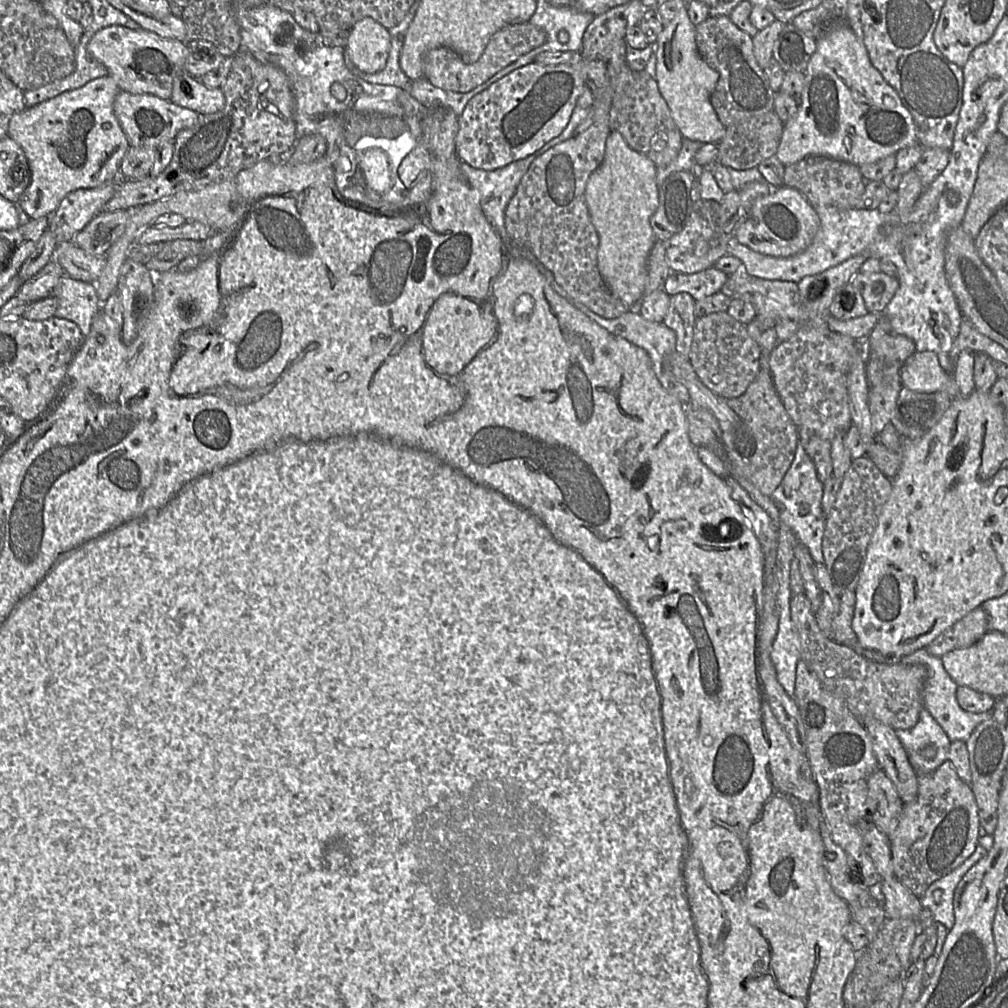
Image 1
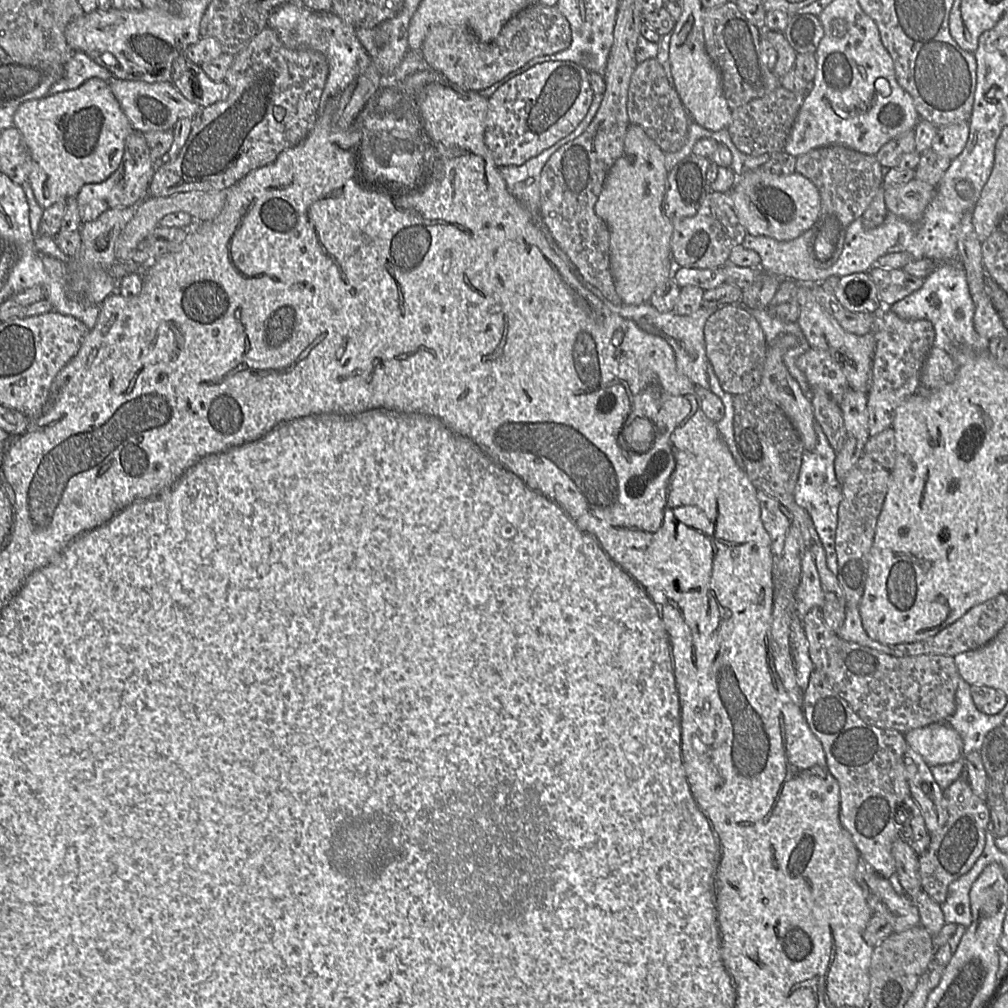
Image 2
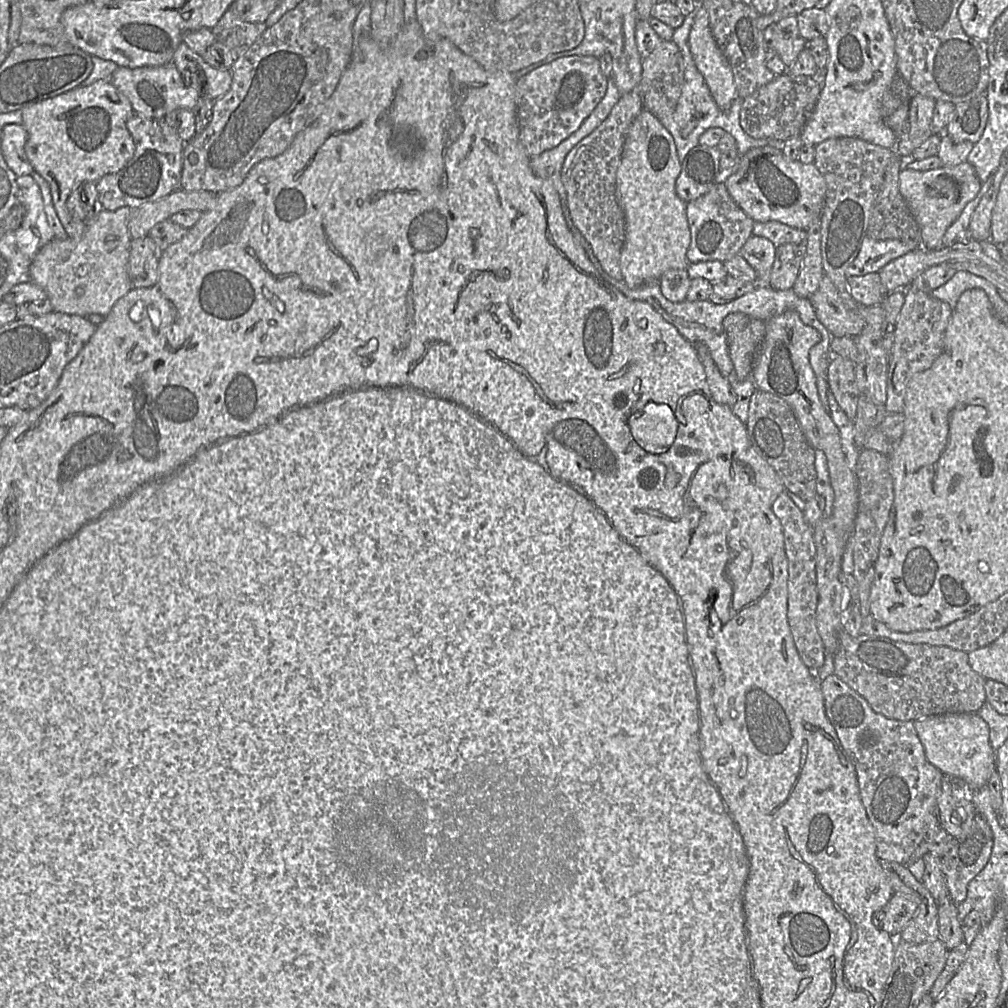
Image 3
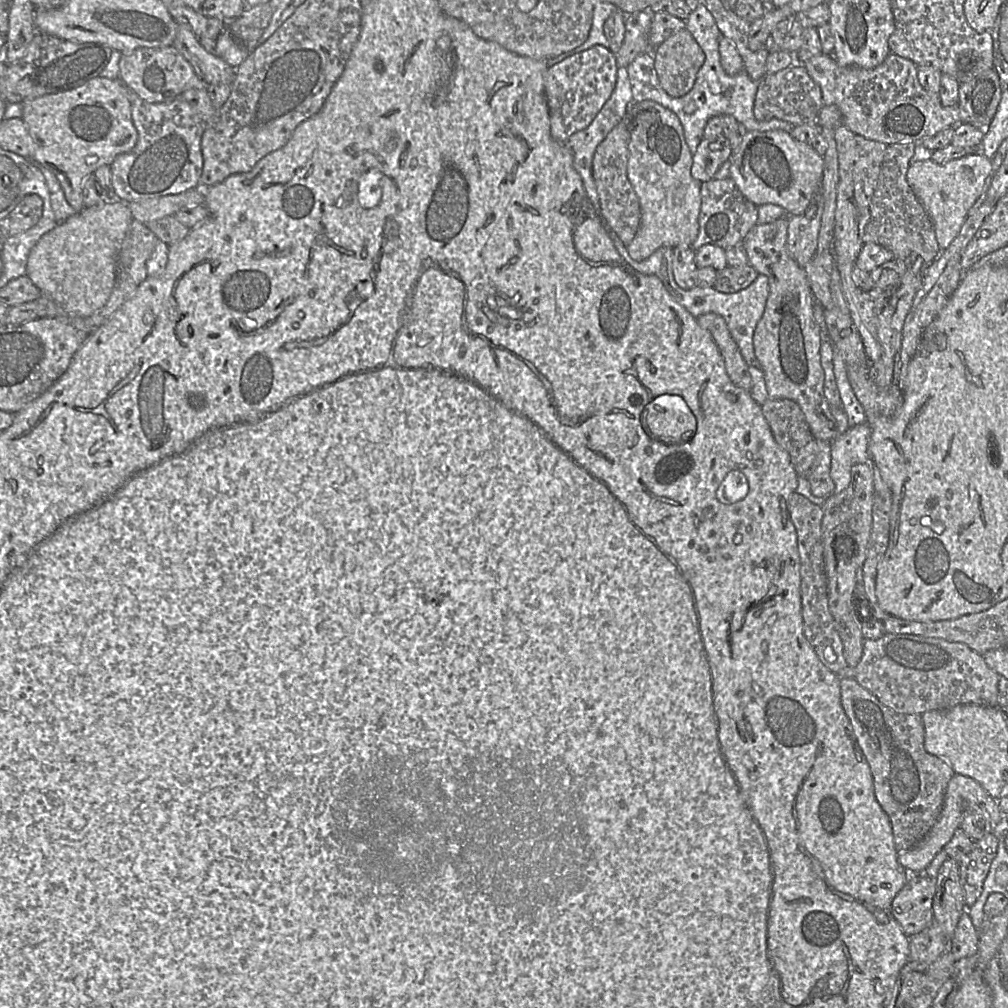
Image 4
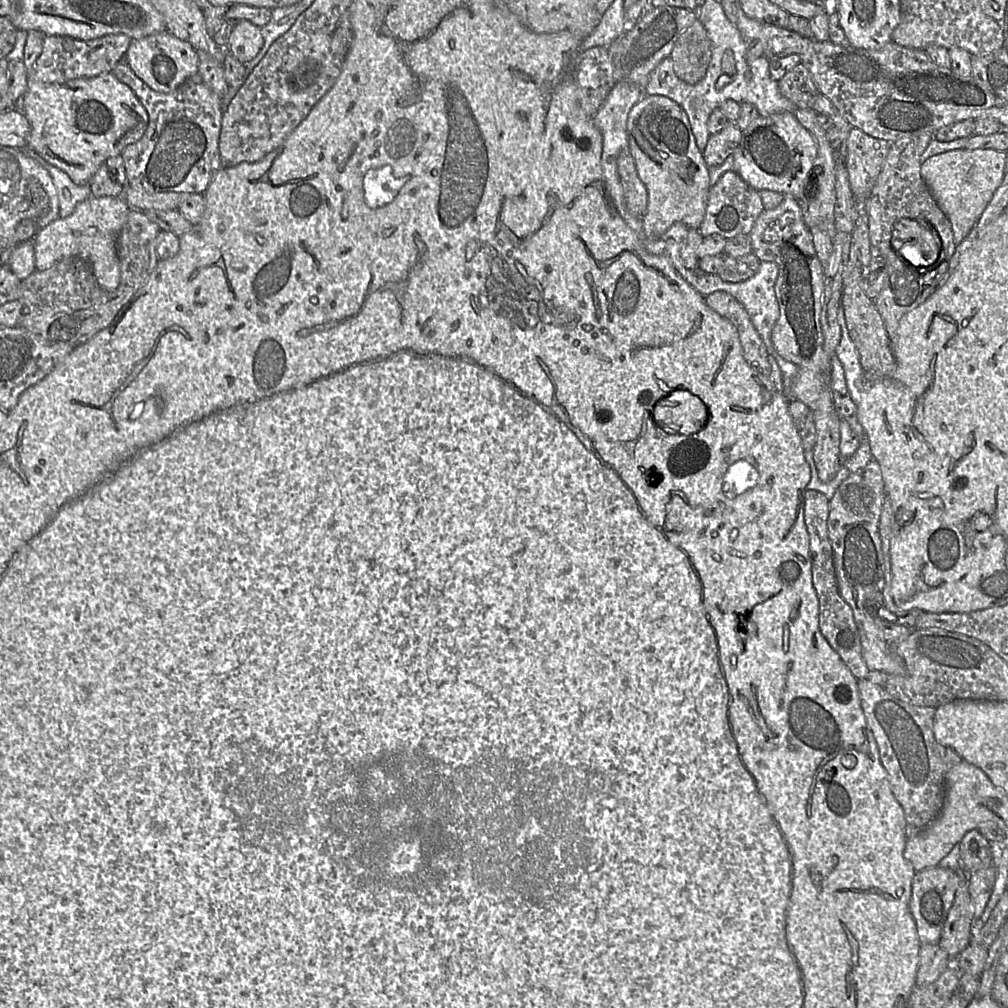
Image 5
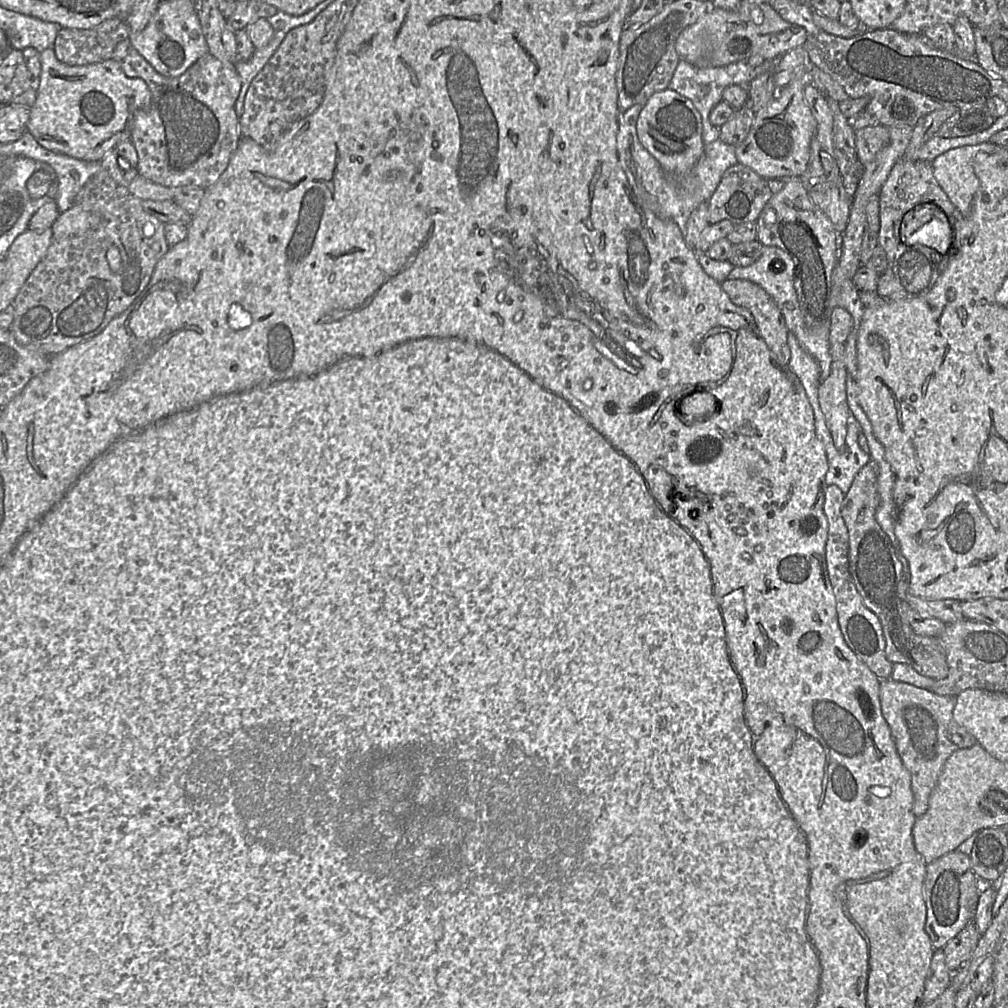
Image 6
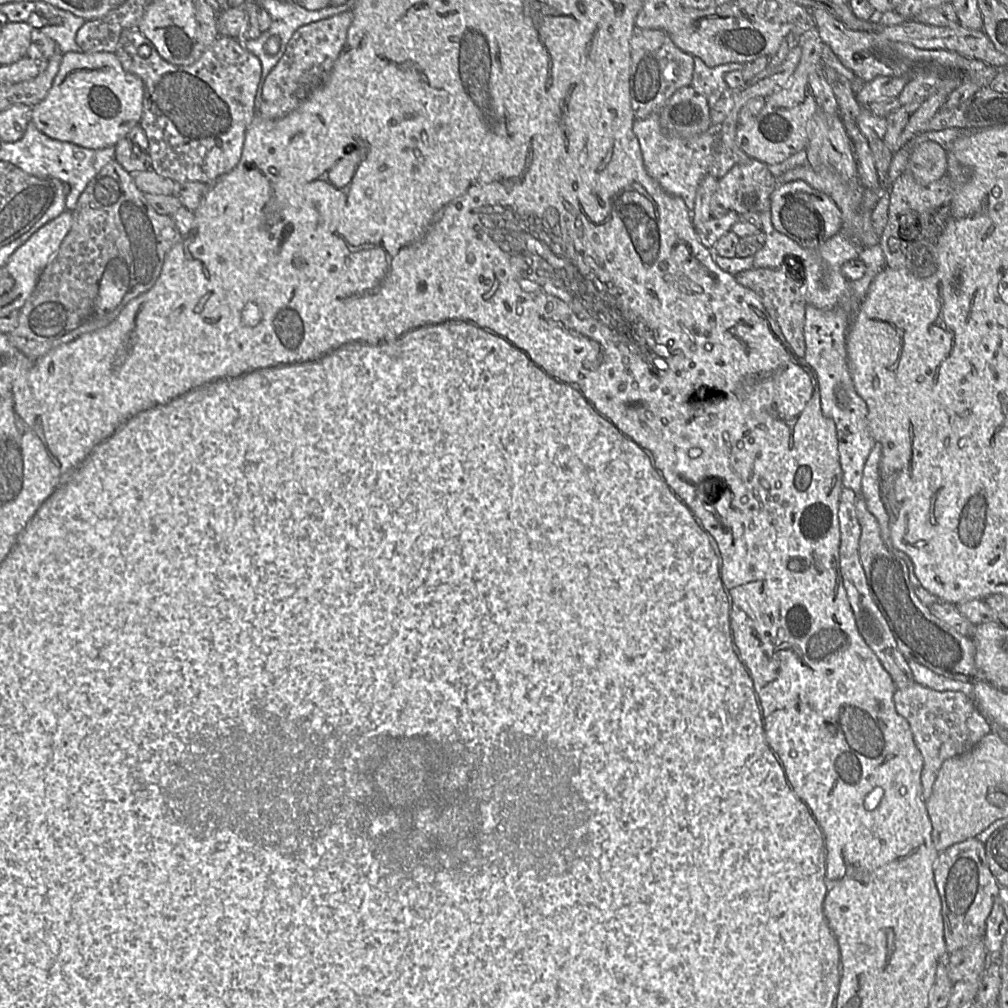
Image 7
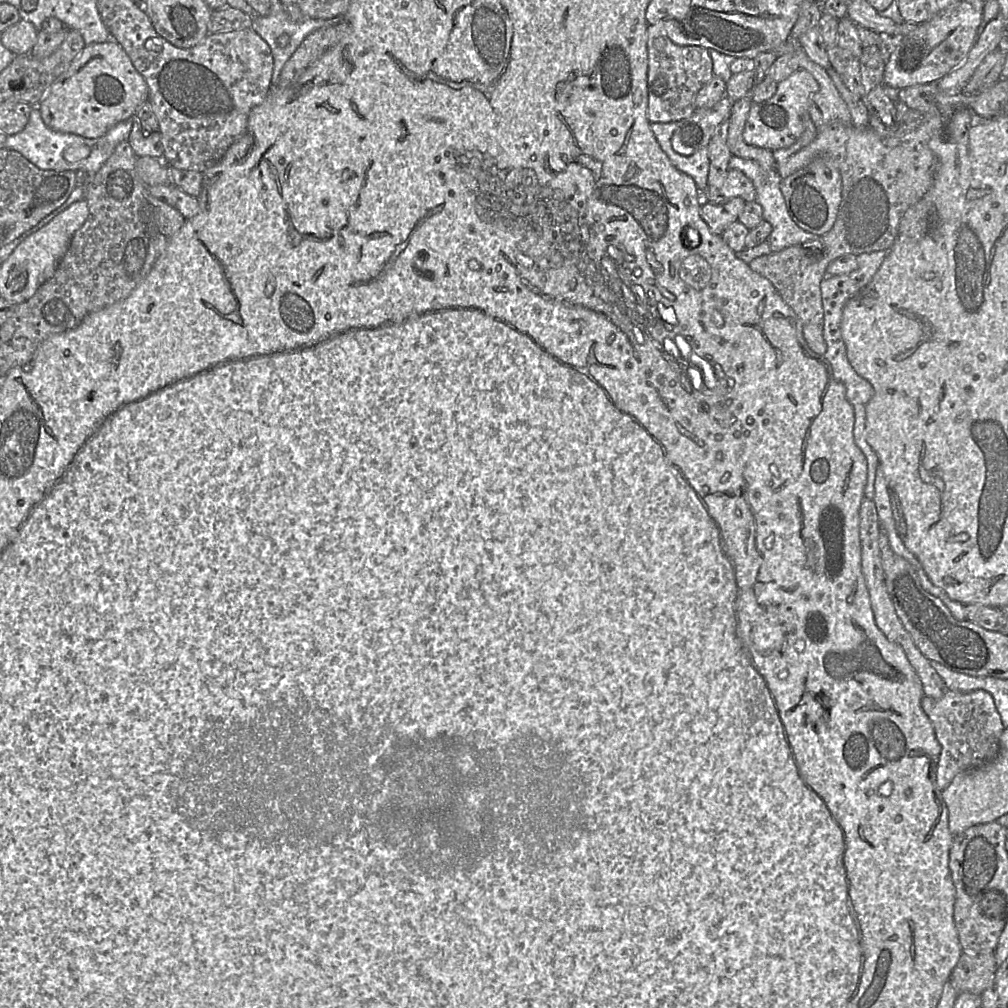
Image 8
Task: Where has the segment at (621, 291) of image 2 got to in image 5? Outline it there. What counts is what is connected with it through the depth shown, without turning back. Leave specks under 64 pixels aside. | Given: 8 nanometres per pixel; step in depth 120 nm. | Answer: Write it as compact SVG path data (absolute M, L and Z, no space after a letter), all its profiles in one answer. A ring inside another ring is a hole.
M643 95L628 114L627 131L637 175L648 194L644 239L659 239L674 223L698 229L710 191L709 167L697 147L687 113L668 97Z

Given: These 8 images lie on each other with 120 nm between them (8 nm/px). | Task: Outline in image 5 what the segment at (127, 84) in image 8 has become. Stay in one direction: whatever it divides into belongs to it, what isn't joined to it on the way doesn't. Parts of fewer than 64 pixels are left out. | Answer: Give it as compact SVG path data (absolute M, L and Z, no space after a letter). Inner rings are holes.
M27 31L23 52L22 60L28 74L28 86L22 97L23 113L30 124L28 146L49 164L64 171L75 184L84 185L90 182L104 161L120 155L125 147L143 136L148 125L148 113L133 90L120 82L112 72L73 79L63 84L39 81L34 73L34 63L41 54L45 37L39 31Z

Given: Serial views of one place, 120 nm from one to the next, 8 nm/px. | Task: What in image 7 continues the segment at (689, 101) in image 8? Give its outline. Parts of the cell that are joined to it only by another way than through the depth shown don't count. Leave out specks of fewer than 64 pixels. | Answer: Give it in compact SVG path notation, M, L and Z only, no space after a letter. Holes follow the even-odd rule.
M635 26L630 39L630 55L629 91L636 119L658 113L676 90L691 83L693 56L679 49L662 30Z

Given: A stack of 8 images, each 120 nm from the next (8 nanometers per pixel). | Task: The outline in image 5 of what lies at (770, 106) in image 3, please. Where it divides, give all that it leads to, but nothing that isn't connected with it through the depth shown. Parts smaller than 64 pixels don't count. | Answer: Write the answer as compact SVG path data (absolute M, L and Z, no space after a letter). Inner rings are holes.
M802 63L795 65L777 82L780 93L785 98L793 102L797 109L813 108L815 98L819 94L819 90L810 71Z

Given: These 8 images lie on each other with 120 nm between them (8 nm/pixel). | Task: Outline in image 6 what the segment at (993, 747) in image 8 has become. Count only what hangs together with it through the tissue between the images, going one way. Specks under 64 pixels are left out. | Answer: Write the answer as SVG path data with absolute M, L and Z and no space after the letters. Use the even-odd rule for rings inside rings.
M887 679L880 682L879 698L897 752L911 774L912 811L919 817L928 808L930 794L947 758L957 750L971 747L977 740L953 718L956 696L942 696L926 688Z

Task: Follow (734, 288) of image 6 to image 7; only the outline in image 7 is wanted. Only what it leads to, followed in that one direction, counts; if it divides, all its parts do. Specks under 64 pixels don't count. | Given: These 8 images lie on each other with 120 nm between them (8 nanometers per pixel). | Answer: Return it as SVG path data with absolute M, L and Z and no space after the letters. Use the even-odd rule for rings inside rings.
M788 265L777 268L750 268L735 275L736 281L753 290L762 300L768 314L779 325L794 356L805 355L804 324L807 302L802 290L801 281L794 275Z

